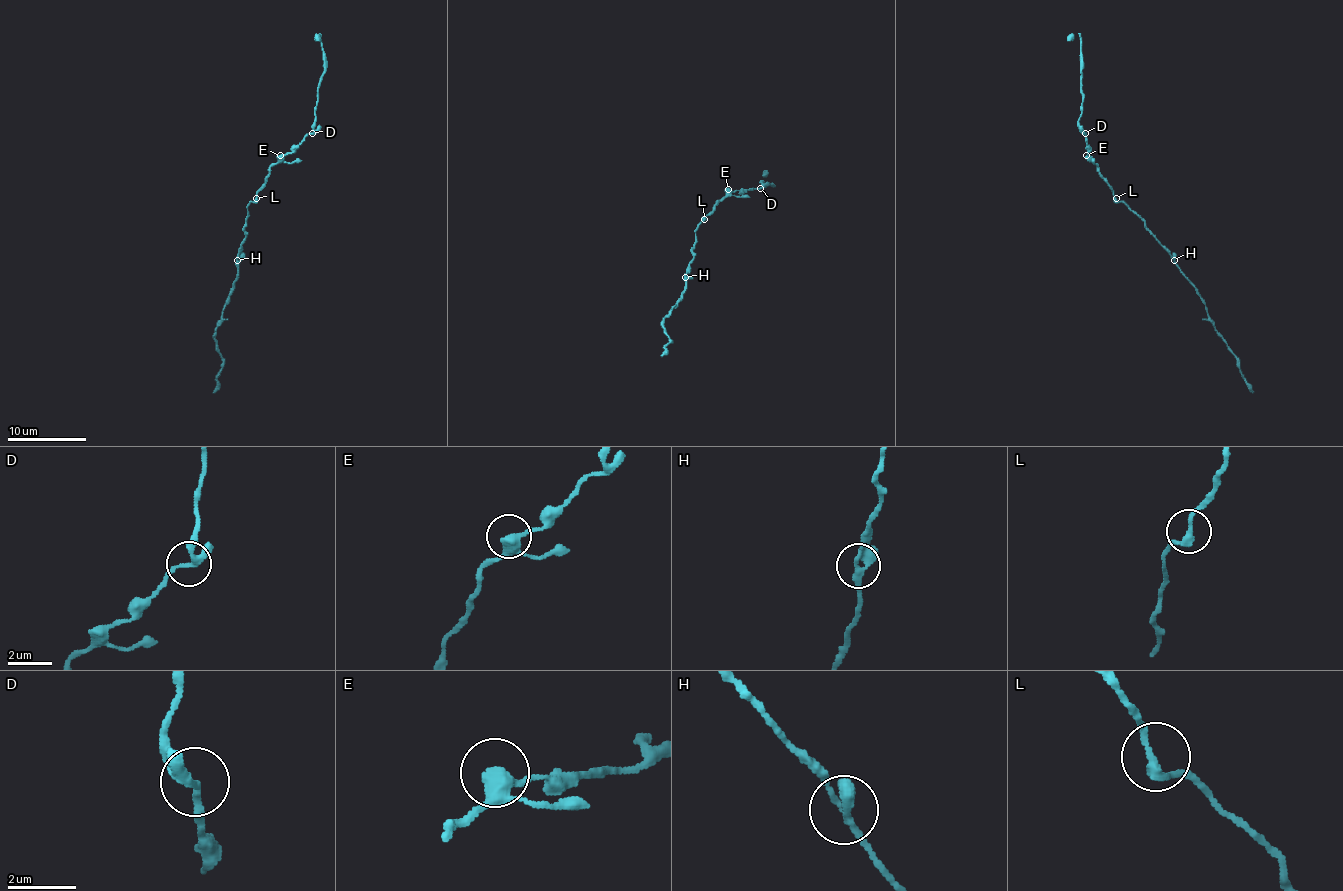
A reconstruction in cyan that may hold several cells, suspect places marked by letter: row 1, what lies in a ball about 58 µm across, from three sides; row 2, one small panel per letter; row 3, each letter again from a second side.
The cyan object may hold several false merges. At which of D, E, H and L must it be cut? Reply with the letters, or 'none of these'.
none of these

